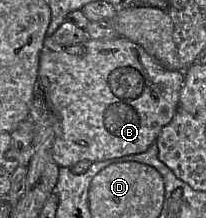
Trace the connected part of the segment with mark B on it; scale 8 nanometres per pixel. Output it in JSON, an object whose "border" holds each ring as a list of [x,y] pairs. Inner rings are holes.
{"border":[[[117,37],[110,40],[89,39],[83,45],[84,52],[81,54],[70,54],[65,52],[64,49],[59,51],[44,49],[39,58],[37,96],[43,100],[54,130],[52,158],[59,167],[71,168],[84,160],[93,163],[145,152],[151,144],[156,142],[162,128],[173,119],[178,107],[180,90],[185,81],[185,73],[183,71],[165,69],[140,45],[126,38]]]}

